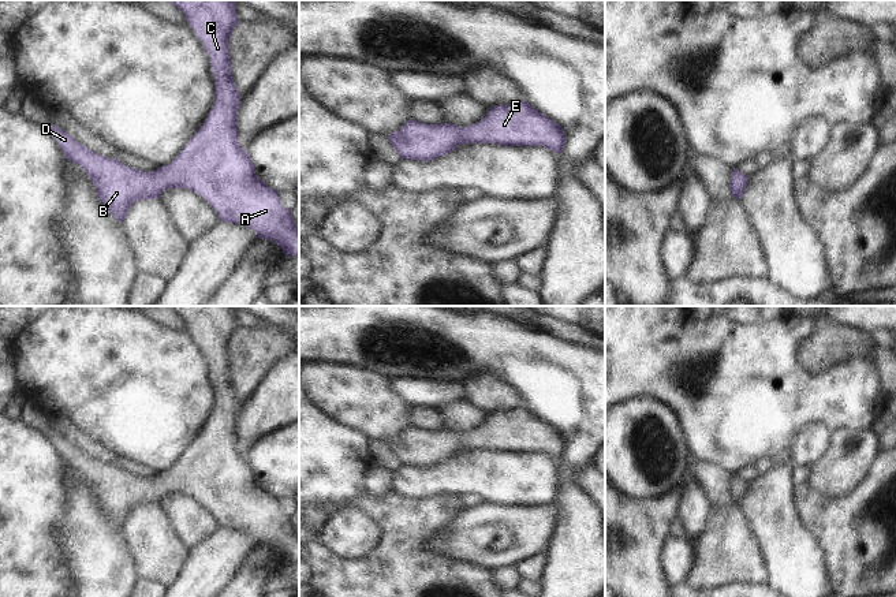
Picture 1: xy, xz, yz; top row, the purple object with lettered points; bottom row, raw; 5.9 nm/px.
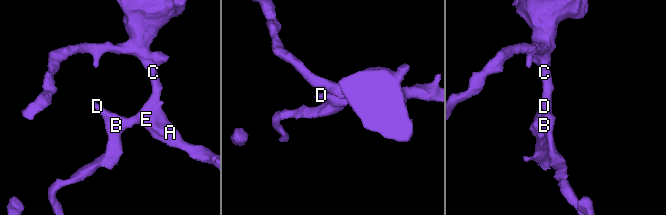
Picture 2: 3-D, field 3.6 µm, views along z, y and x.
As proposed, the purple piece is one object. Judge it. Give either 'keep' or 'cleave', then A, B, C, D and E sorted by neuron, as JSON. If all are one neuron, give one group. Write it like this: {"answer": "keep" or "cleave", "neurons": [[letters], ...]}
{"answer": "keep", "neurons": [["A", "B", "C", "D", "E"]]}

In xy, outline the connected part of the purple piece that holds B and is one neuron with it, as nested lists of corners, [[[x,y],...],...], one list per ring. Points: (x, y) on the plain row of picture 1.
[[[235,306],[169,307],[186,321],[188,331],[204,348],[216,385],[216,411],[183,458],[171,470],[145,478],[117,464],[94,459],[57,432],[49,432],[51,440],[57,445],[67,466],[79,470],[86,477],[107,516],[122,529],[135,508],[161,504],[167,495],[187,495],[206,505],[219,518],[220,527],[249,533],[257,538],[258,545],[272,545],[284,560],[299,563],[299,533],[292,523],[292,516],[281,510],[279,497],[258,484],[251,463],[239,449],[240,399],[234,388],[229,359],[232,337],[240,328]]]

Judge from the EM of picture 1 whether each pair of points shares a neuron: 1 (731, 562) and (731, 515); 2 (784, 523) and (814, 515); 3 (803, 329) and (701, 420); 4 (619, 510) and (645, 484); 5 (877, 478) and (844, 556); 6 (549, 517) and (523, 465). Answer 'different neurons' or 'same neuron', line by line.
1: same neuron
2: different neurons
3: same neuron
4: different neurons
5: same neuron
6: different neurons

